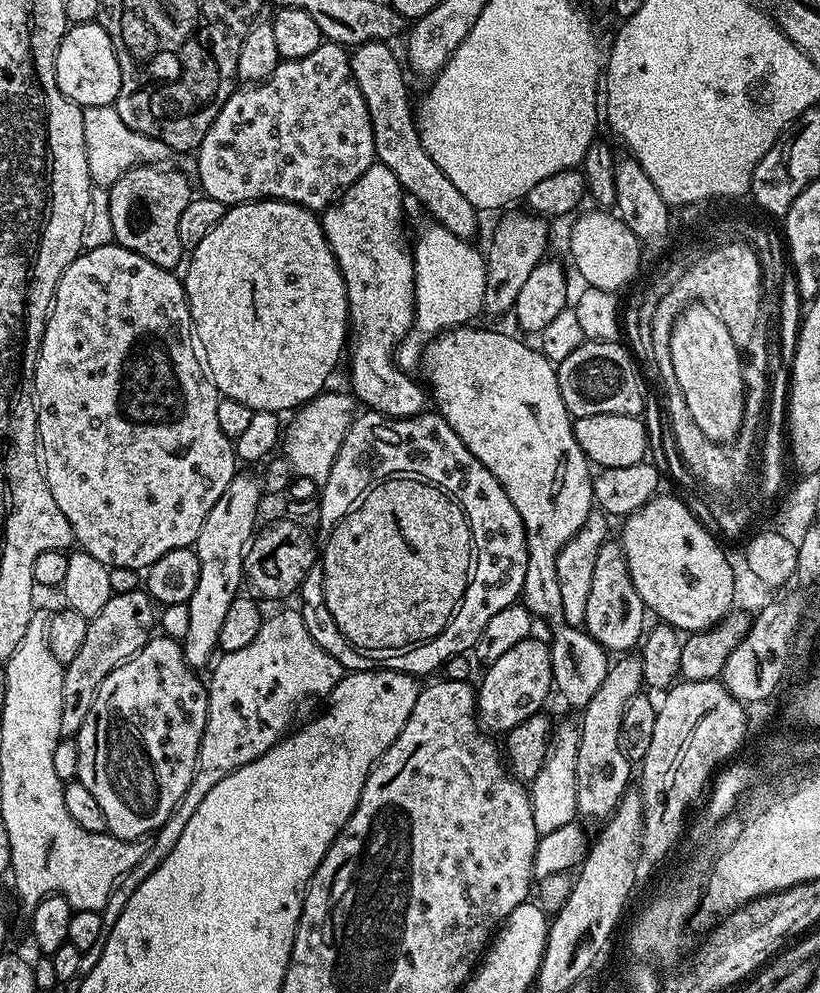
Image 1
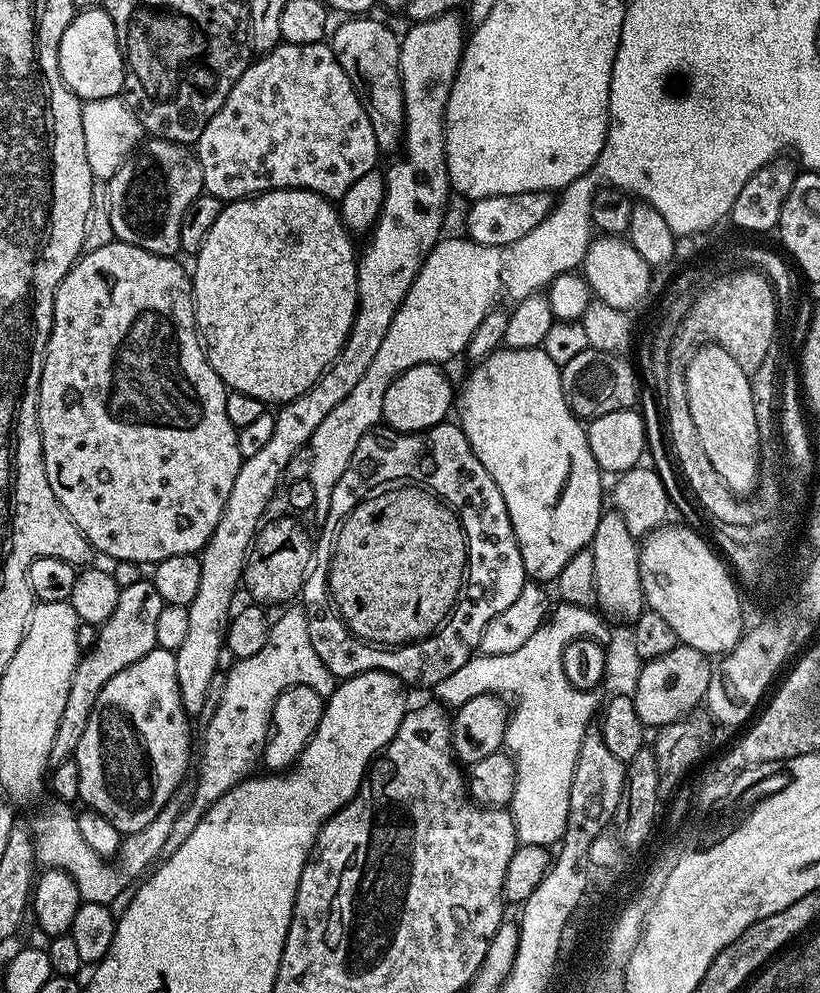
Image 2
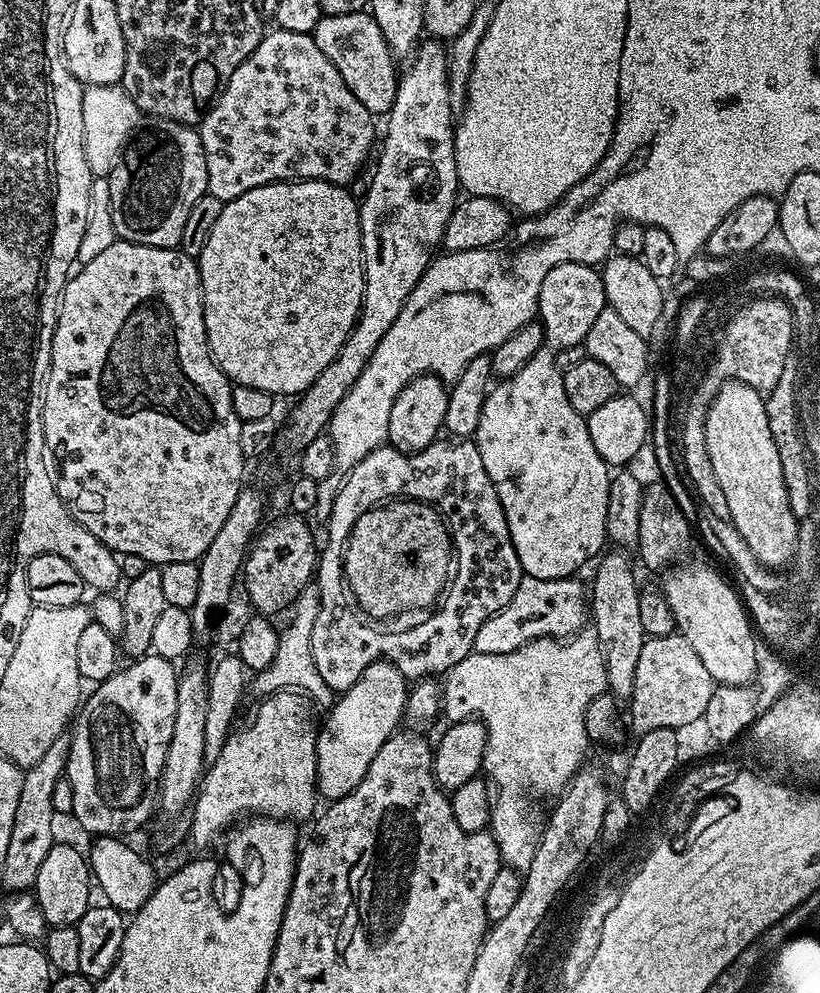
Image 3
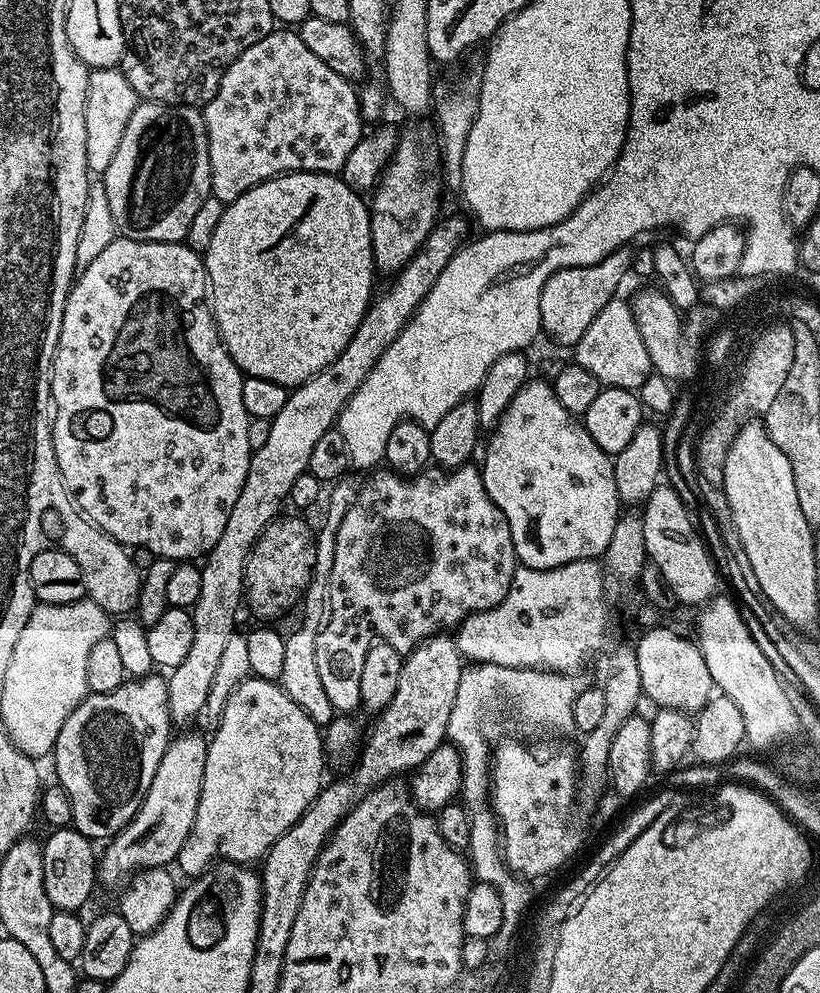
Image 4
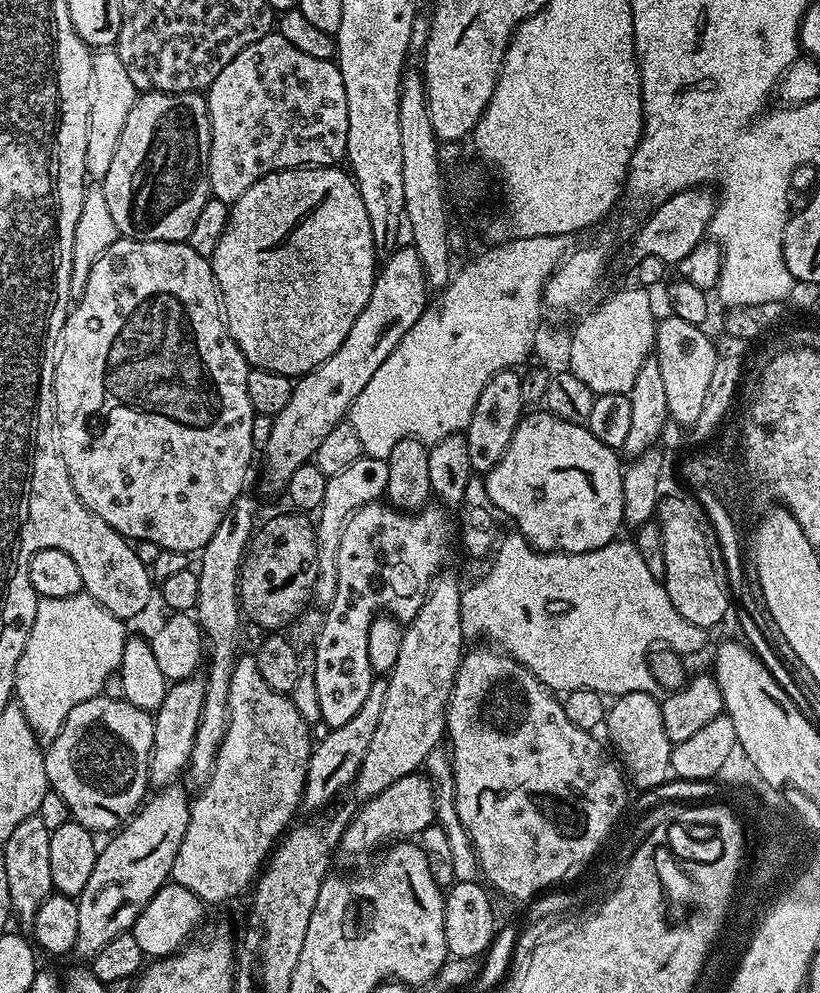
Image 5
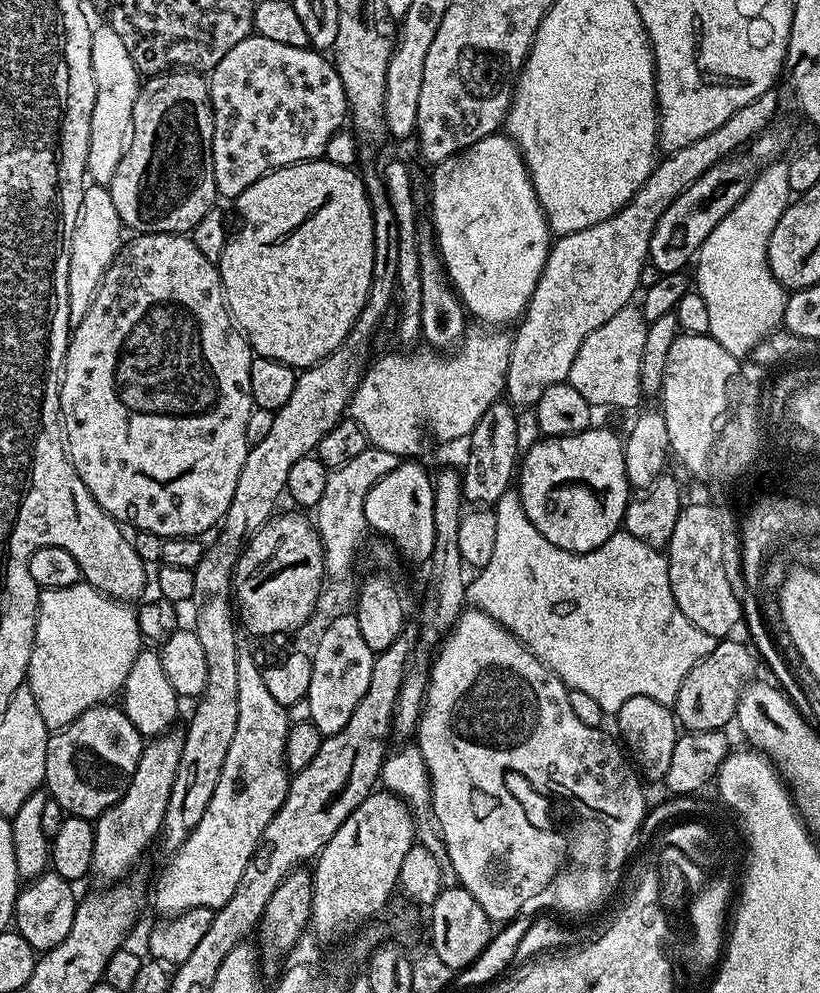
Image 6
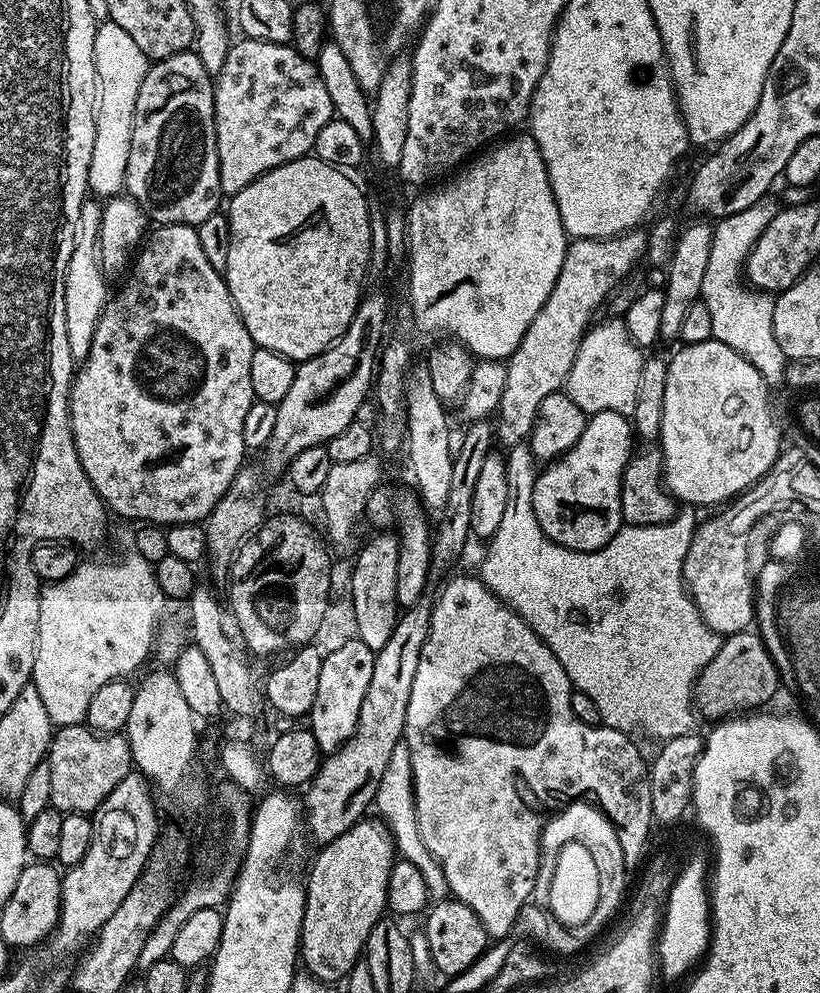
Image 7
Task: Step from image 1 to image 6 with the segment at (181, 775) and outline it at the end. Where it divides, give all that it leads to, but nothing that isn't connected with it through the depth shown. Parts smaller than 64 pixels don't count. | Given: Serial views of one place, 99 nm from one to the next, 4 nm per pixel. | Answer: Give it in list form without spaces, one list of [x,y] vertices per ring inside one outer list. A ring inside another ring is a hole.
[[[102,703],[86,710],[61,731],[57,731],[48,743],[44,778],[46,791],[51,799],[62,805],[69,816],[81,816],[83,820],[95,821],[97,816],[122,799],[135,767],[138,766],[146,743],[145,737],[140,735],[134,722],[130,722],[123,707],[110,707],[112,706]]]

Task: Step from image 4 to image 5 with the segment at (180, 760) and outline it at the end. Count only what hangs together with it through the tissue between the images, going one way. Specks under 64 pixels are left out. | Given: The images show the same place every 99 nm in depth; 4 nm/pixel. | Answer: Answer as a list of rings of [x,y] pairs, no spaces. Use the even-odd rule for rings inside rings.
[[[173,782],[153,791],[136,815],[109,839],[113,840],[97,851],[86,890],[82,890],[76,900],[78,936],[74,952],[84,959],[81,961],[91,961],[106,942],[118,938],[123,932],[131,932],[146,902],[158,894],[163,884],[169,883],[174,858],[185,837],[191,812],[190,798],[178,785]]]

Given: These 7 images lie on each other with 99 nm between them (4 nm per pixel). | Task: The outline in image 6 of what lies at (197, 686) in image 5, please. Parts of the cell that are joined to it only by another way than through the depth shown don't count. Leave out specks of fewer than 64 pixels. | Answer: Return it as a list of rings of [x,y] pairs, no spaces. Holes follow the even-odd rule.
[[[169,730],[167,732],[162,733],[161,736],[153,737],[148,743],[145,743],[144,750],[140,755],[138,766],[135,767],[134,774],[131,776],[131,780],[128,783],[127,790],[124,792],[122,799],[119,800],[114,806],[110,806],[105,810],[100,816],[97,816],[94,821],[94,827],[96,829],[96,833],[94,834],[94,858],[92,859],[92,870],[91,875],[93,877],[97,876],[100,880],[108,880],[104,882],[116,882],[121,879],[120,876],[124,871],[127,870],[128,867],[131,866],[132,863],[135,862],[136,859],[139,858],[140,855],[144,852],[144,847],[147,846],[148,843],[151,842],[152,839],[157,839],[157,836],[161,833],[161,830],[164,826],[164,815],[166,814],[166,808],[164,806],[165,802],[168,802],[170,799],[170,792],[174,787],[175,775],[178,774],[178,764],[179,758],[182,756],[182,748],[183,748],[183,740],[184,733],[180,730]]]

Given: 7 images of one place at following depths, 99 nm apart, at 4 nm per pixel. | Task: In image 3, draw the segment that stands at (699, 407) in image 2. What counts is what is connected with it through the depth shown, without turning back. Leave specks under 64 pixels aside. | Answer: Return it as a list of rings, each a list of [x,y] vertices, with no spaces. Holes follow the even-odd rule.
[[[730,380],[720,385],[720,392],[706,407],[704,415],[704,445],[710,454],[710,466],[714,466],[714,478],[726,494],[726,506],[730,506],[730,520],[738,532],[746,538],[760,563],[772,570],[780,570],[796,553],[796,529],[798,517],[790,510],[786,494],[786,482],[782,478],[782,462],[778,462],[778,446],[774,446],[774,434],[770,434],[770,422],[766,419],[765,397],[749,384]]]

